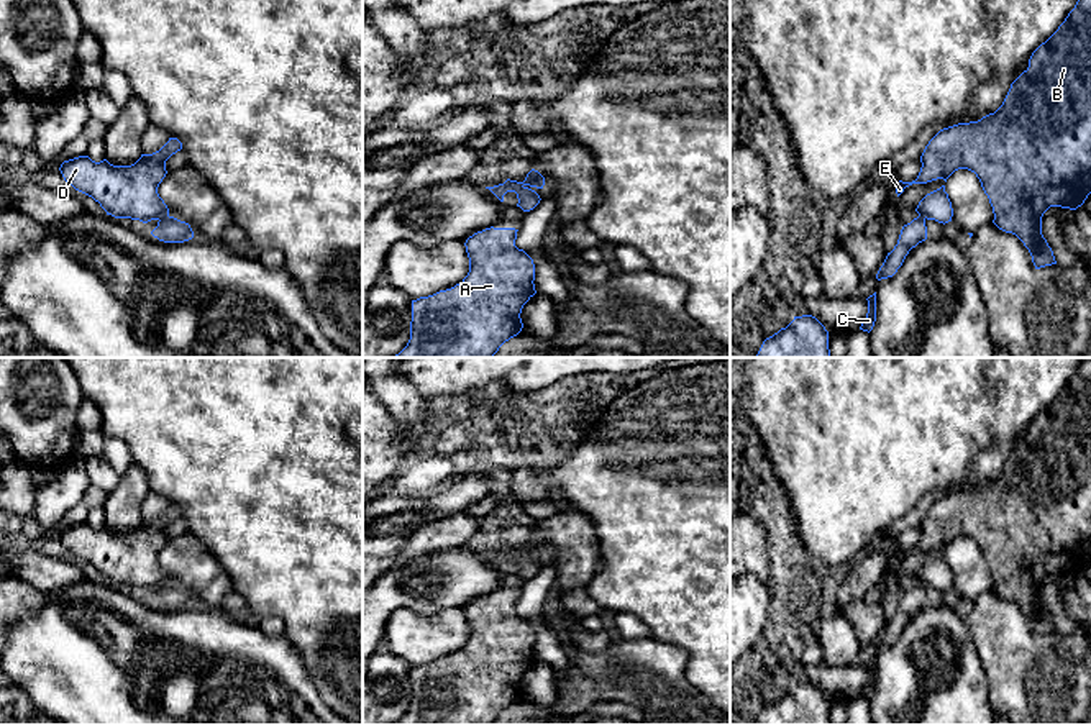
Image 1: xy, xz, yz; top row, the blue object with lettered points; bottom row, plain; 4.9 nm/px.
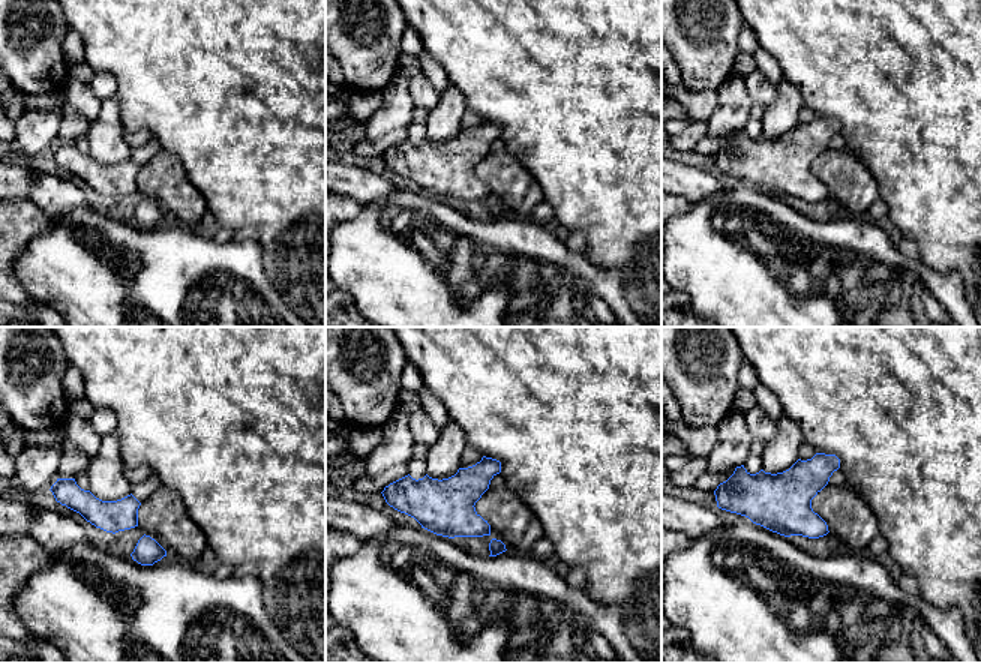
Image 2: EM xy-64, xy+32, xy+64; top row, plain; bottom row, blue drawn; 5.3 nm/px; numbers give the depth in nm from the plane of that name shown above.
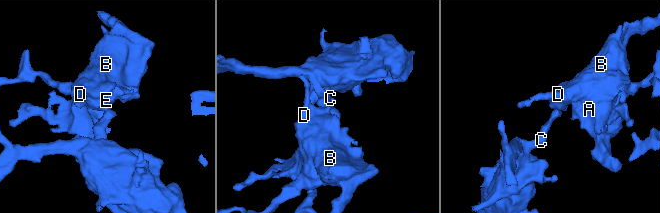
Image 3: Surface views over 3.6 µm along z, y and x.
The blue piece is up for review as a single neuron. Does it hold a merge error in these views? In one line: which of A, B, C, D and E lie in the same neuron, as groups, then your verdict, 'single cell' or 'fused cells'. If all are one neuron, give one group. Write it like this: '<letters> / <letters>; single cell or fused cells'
A B D E / C; fused cells

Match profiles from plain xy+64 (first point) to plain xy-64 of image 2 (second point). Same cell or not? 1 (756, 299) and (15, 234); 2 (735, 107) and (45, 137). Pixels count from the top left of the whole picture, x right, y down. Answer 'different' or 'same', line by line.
1: different
2: same

